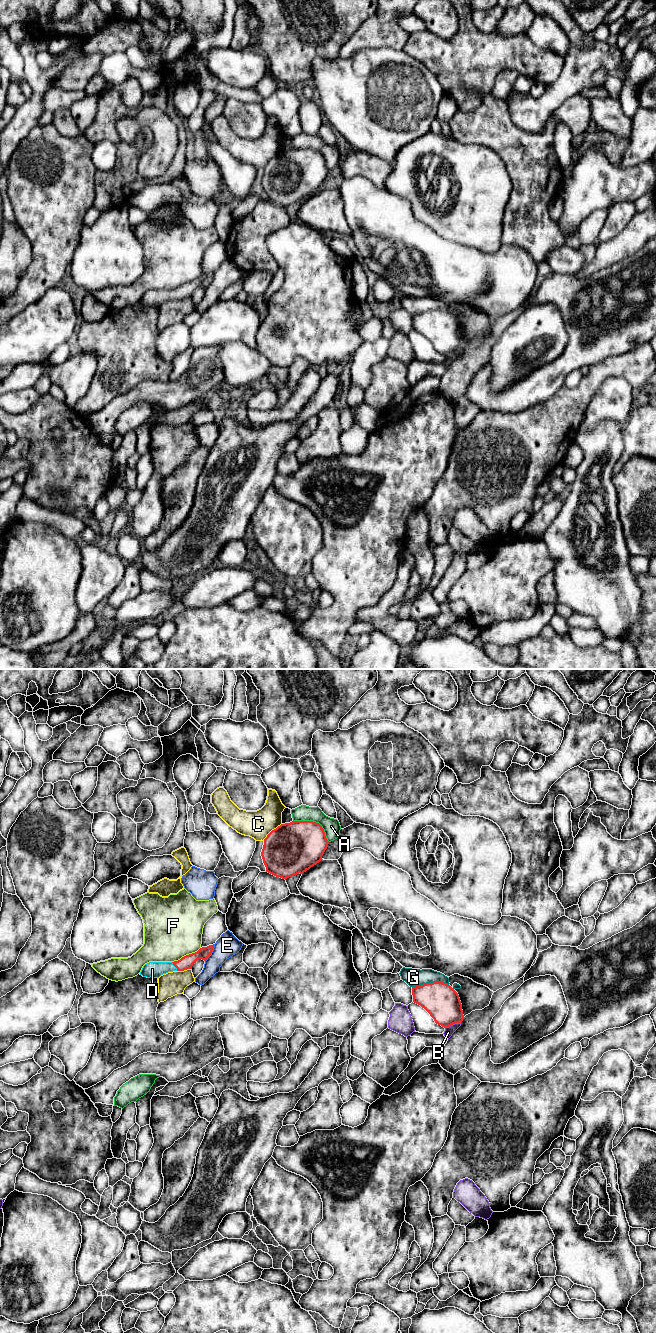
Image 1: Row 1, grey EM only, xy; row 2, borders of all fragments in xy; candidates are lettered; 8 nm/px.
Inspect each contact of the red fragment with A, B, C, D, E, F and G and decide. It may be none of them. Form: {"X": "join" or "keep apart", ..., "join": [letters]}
{"A": "keep apart", "B": "keep apart", "C": "keep apart", "D": "join", "E": "keep apart", "F": "keep apart", "G": "keep apart", "join": ["D"]}

